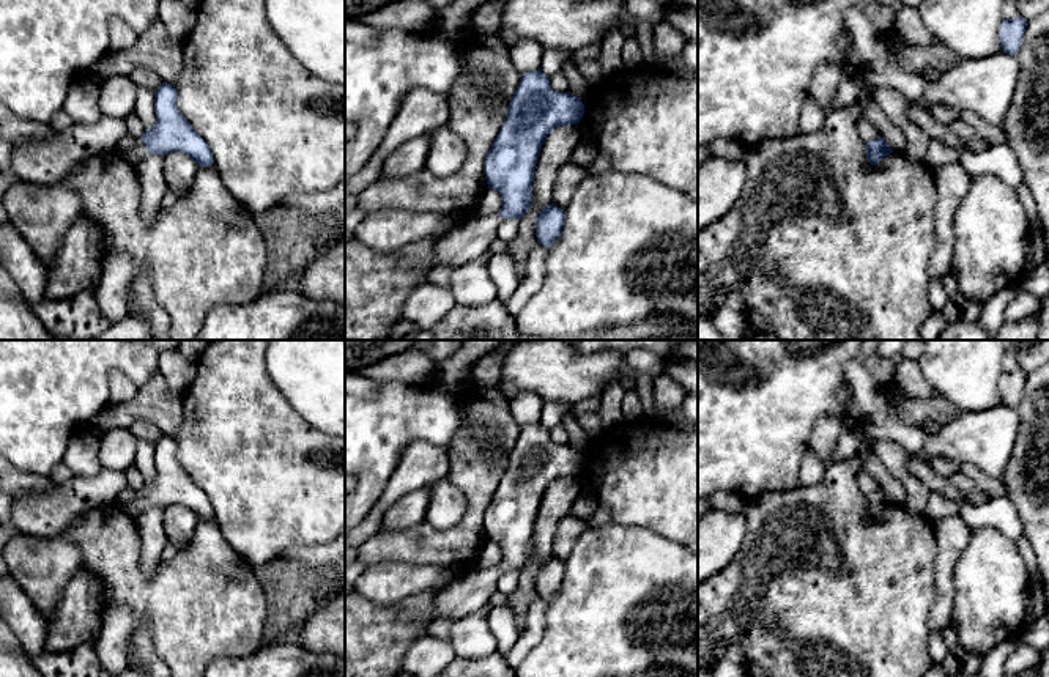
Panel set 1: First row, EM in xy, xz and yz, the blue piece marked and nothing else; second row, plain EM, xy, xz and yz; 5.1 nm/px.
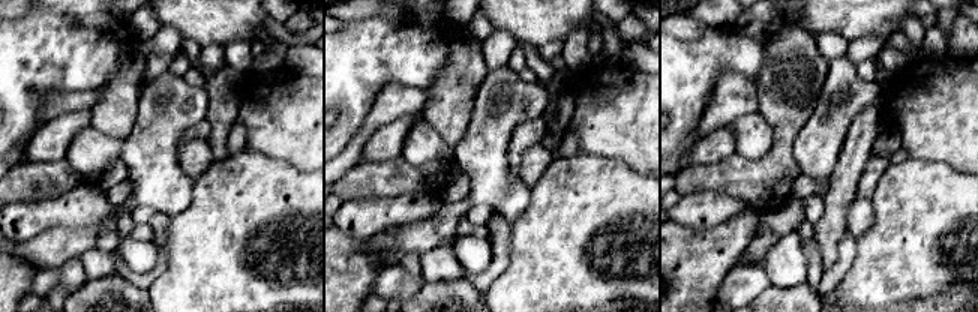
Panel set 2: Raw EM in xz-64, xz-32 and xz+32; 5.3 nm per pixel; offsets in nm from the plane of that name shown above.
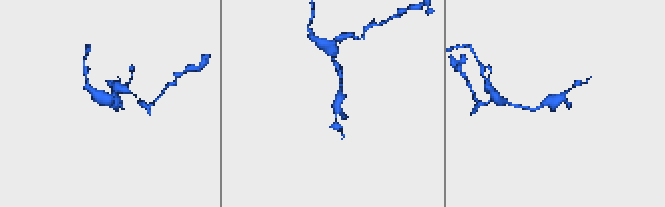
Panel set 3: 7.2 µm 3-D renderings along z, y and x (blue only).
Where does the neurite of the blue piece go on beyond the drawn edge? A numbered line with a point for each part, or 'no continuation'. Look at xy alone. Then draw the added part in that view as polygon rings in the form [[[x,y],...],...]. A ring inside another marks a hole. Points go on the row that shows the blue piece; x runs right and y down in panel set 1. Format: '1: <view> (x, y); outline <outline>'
1: xy (139, 151); outline [[[137,139],[137,142],[132,145],[129,151],[120,151],[132,165],[137,165],[140,161],[148,157],[148,150],[145,143]],[[117,148],[118,150],[118,148]],[[118,150],[120,151],[120,150]]]

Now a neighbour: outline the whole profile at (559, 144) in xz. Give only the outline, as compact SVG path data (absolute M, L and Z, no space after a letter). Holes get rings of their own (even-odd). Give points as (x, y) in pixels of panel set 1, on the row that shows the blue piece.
M576 124L558 126L553 129L540 150L534 183L532 202L528 213L520 219L517 236L507 242L510 258L515 263L520 280L528 276L528 260L531 249L539 242L536 235L536 219L539 213L553 203L553 189L559 168L570 161L573 150L583 142Z

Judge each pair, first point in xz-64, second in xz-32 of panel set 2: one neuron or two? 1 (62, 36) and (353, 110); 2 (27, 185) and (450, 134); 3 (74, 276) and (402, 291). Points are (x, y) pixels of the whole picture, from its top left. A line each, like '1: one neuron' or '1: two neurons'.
1: one neuron
2: one neuron
3: two neurons

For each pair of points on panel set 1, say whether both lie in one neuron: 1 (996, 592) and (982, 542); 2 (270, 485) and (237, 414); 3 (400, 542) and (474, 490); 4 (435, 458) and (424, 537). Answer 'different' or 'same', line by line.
1: same
2: same
3: same
4: different

